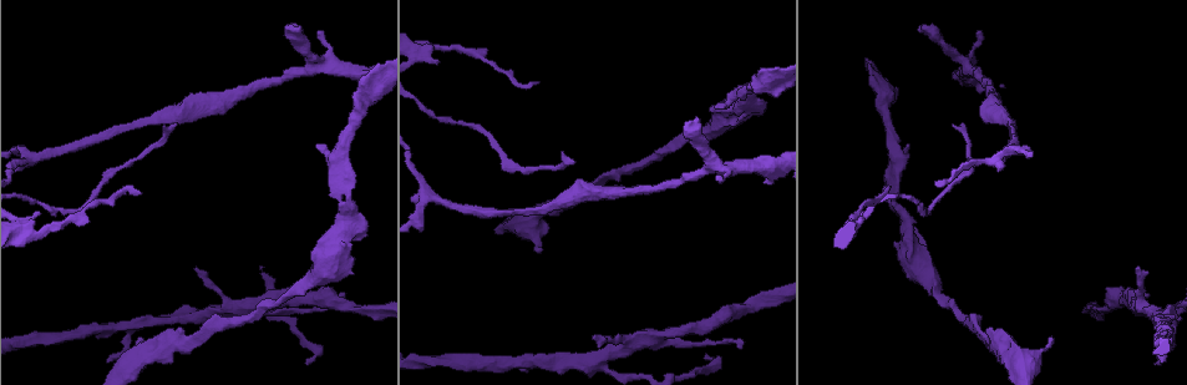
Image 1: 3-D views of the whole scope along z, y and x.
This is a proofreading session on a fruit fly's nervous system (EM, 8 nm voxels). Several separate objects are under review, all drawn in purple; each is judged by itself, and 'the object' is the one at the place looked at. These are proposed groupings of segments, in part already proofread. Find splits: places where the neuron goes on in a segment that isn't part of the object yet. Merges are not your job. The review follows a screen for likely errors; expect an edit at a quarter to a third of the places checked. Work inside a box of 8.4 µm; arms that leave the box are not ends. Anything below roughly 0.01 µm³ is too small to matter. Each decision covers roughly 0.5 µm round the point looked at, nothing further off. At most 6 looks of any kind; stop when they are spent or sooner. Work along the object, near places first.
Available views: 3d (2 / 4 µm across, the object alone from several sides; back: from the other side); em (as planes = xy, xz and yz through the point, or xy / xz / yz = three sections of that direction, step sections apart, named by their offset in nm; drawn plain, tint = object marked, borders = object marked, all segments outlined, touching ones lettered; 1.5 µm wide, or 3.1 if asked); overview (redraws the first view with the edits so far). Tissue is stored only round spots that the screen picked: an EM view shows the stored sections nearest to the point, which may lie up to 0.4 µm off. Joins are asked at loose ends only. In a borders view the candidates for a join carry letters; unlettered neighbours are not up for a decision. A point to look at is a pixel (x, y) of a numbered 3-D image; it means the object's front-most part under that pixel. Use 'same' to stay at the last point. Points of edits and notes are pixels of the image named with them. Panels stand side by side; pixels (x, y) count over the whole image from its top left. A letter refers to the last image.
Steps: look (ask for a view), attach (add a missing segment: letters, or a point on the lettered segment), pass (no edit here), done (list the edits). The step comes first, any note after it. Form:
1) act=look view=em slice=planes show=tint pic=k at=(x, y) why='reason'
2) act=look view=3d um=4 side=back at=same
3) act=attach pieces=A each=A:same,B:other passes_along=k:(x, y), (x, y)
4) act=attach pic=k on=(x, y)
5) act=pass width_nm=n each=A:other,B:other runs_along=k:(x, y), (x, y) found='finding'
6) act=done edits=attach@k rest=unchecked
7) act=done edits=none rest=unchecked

act=look view=3d um=2 pic=1 at=(1147, 297) why='free end'

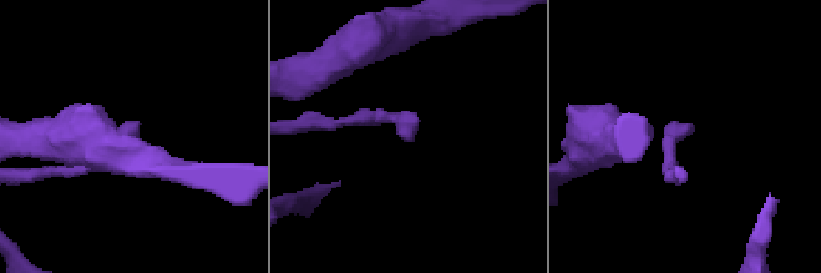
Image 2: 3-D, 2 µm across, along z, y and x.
act=look view=em slice=planes show=borders pic=2 at=(416, 132)

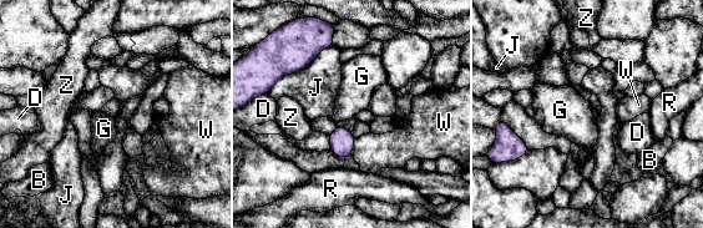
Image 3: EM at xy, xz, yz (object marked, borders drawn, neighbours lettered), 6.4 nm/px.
act=pass width_nm=160 longest_contact=D:150nm each=B:other,D:other,G:other,J:other,R:other,W:other,Z:other found='no lettered segment goes on from it'

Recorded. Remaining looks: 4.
act=look view=em slice=planes show=borders pic=1 at=(1052, 338) why='an open end'

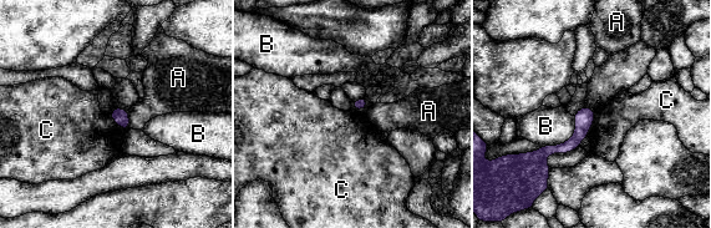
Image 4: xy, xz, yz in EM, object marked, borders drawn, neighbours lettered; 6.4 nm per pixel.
act=pass each=A:other,B:other,C:other runs_along=4:(592, 114), (567, 147), (533, 155) found='no lettered segment goes on from it'

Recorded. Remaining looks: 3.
act=look view=em slice=planes show=borders pic=1 at=(438, 62) why='branch stops here'

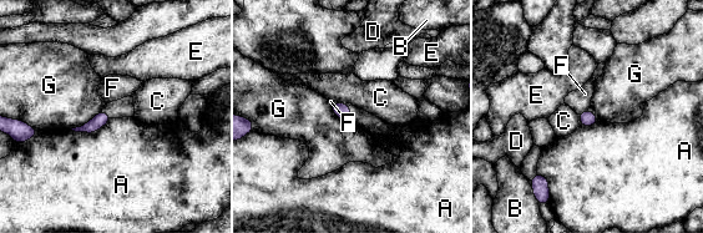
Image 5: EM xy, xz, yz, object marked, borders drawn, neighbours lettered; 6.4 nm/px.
act=pass each=A:other,B:other,C:other,D:other,E:other,F:other,G:other border=5:(112, 118), (92, 132), (71, 130) found='none of them fits'

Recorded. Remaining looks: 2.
act=done edits=none rest=unchecked

